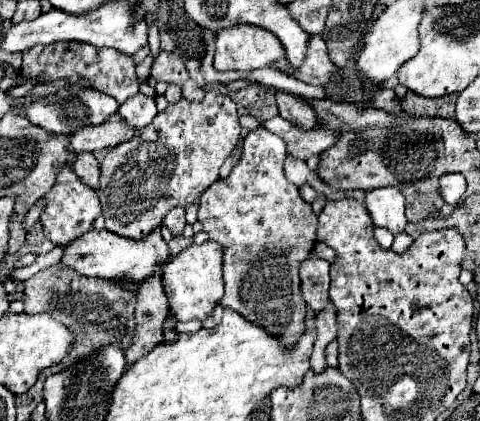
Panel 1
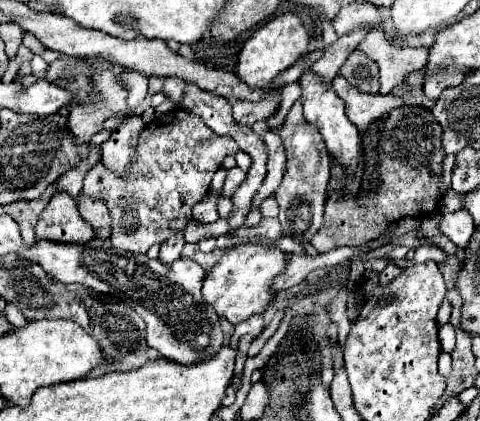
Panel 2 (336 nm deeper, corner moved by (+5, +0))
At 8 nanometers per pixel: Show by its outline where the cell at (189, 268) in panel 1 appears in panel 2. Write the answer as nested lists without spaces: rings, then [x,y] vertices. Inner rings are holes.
[[[245,244],[225,250],[221,260],[211,270],[207,270],[207,276],[203,280],[205,302],[215,308],[217,316],[225,318],[231,324],[239,324],[251,314],[261,314],[273,300],[273,278],[281,274],[285,258],[285,252],[259,244]]]

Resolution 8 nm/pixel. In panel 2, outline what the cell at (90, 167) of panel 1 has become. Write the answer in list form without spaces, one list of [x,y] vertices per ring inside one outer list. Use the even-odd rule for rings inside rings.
[[[79,194],[77,196],[77,204],[79,204],[79,212],[81,216],[97,230],[101,226],[111,226],[111,216],[107,212],[105,202],[99,202],[93,196],[87,194]]]

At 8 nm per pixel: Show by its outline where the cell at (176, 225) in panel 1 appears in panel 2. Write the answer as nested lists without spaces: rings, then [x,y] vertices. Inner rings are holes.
[[[177,230],[173,232],[163,244],[161,244],[161,254],[159,254],[159,260],[163,262],[173,262],[181,256],[181,248],[185,244],[185,238],[183,238],[183,230]]]

